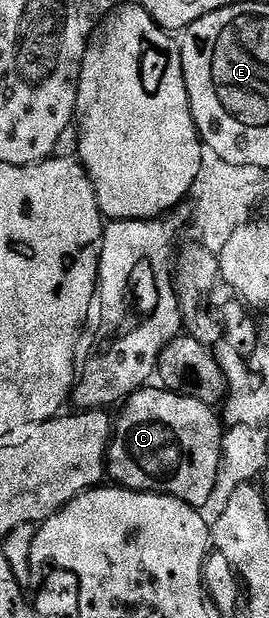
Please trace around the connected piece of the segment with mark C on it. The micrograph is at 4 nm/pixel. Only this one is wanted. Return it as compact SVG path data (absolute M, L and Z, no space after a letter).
M152 385L144 386L142 389L133 392L132 395L128 395L122 406L118 408L118 410L120 409L119 416L114 416L114 482L118 484L118 486L126 487L129 491L149 491L156 495L172 495L181 501L185 501L189 505L203 503L203 500L207 499L208 493L214 494L221 482L221 468L223 466L223 452L225 450L225 444L223 444L223 431L225 432L224 424L221 422L220 416L217 414L214 406L203 404L201 401L194 400L193 397L168 391L159 385L155 385L155 387L151 386Z

